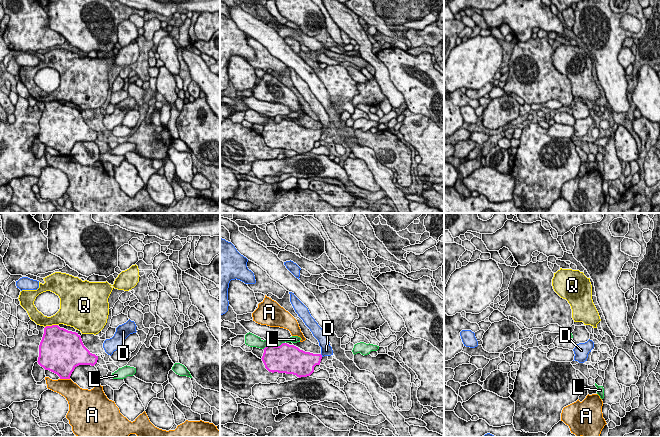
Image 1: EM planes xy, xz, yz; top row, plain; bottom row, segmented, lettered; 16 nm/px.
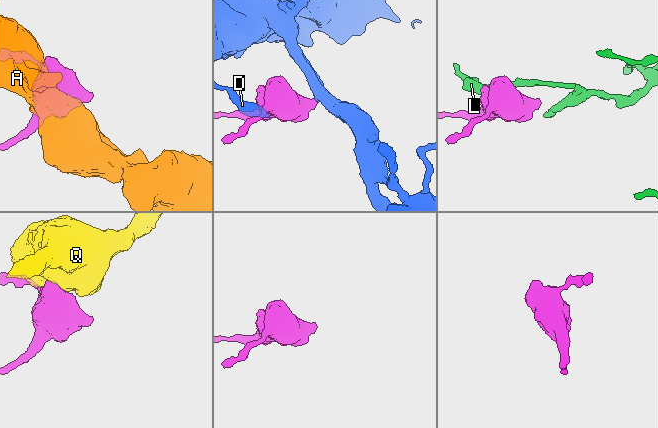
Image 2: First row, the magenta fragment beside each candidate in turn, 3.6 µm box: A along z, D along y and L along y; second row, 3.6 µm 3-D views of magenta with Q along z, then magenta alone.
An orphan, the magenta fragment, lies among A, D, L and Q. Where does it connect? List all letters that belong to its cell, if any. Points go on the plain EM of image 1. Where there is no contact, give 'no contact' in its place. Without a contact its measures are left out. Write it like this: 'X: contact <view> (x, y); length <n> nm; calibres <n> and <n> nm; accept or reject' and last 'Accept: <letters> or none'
A: contact xy (65, 154); length 160 nm; calibres 400 and 300 nm; reject
D: contact xz (321, 131); length 60 nm; calibres 300 and 190 nm; accept
L: contact xz (278, 122); length 220 nm; calibres 460 and 120 nm; reject
Q: contact xy (52, 101); length 220 nm; calibres 440 and 260 nm; reject
Accept: D

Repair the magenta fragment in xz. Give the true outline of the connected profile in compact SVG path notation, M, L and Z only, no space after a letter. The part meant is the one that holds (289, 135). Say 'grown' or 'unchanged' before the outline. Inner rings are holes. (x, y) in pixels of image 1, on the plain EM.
grown; M289 68L289 70L290 78L295 88L318 116L319 122L321 123L321 129L313 130L305 128L298 123L287 119L282 119L280 122L274 122L269 118L263 125L264 129L261 135L269 148L293 150L299 154L307 153L314 148L314 143L316 141L320 141L321 135L324 132L333 131L333 126L329 120L329 115L311 92L308 84L294 71L294 69Z

